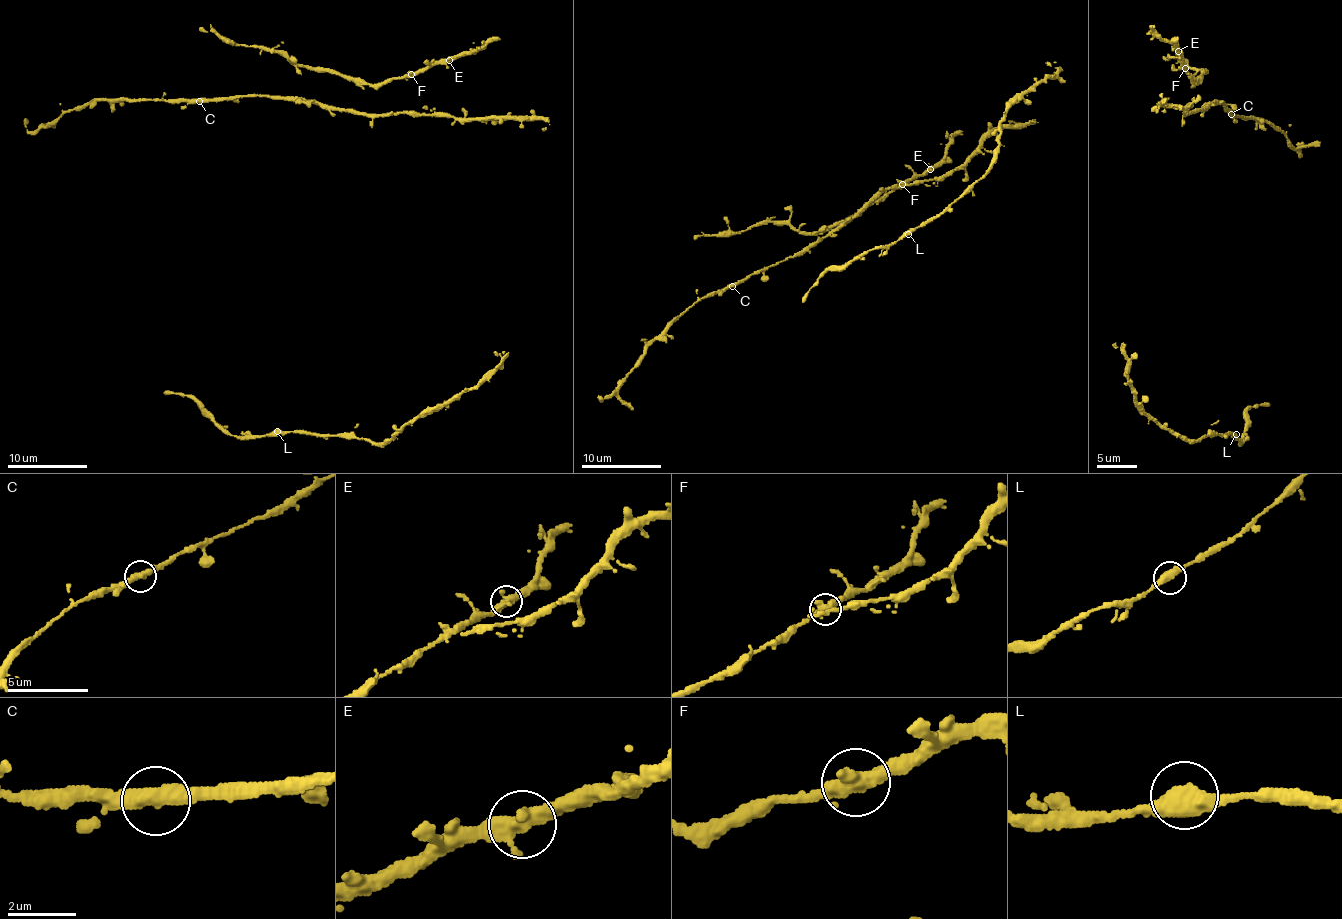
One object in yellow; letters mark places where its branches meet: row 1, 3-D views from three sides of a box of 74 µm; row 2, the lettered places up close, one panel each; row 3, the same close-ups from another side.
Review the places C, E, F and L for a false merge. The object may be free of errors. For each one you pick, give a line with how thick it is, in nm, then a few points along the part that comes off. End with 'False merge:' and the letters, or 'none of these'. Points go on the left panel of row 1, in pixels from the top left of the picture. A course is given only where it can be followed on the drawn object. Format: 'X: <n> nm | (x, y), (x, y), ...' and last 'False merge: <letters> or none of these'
False merge: none of these

